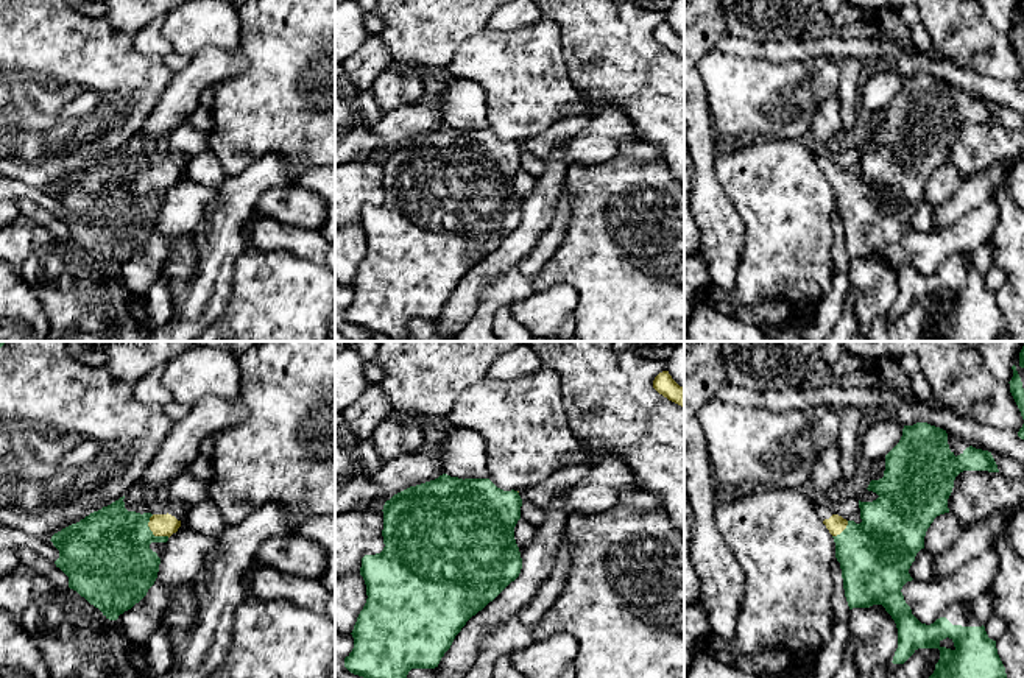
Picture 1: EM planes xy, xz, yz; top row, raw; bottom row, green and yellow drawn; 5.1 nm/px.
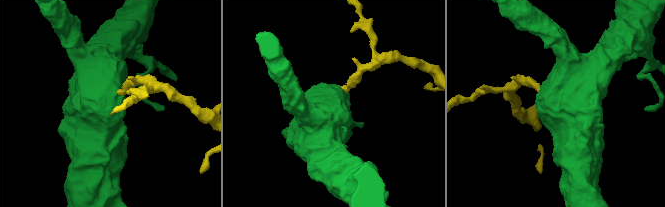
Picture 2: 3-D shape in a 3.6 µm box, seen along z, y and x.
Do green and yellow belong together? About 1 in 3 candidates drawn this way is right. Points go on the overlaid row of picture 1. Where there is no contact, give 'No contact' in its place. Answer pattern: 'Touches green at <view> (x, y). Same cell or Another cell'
Touches green at xy (151, 532). Same cell

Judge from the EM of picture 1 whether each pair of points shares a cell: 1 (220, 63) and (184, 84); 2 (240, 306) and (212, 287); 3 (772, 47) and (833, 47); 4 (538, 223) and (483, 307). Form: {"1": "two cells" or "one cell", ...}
{"1": "one cell", "2": "two cells", "3": "one cell", "4": "two cells"}

